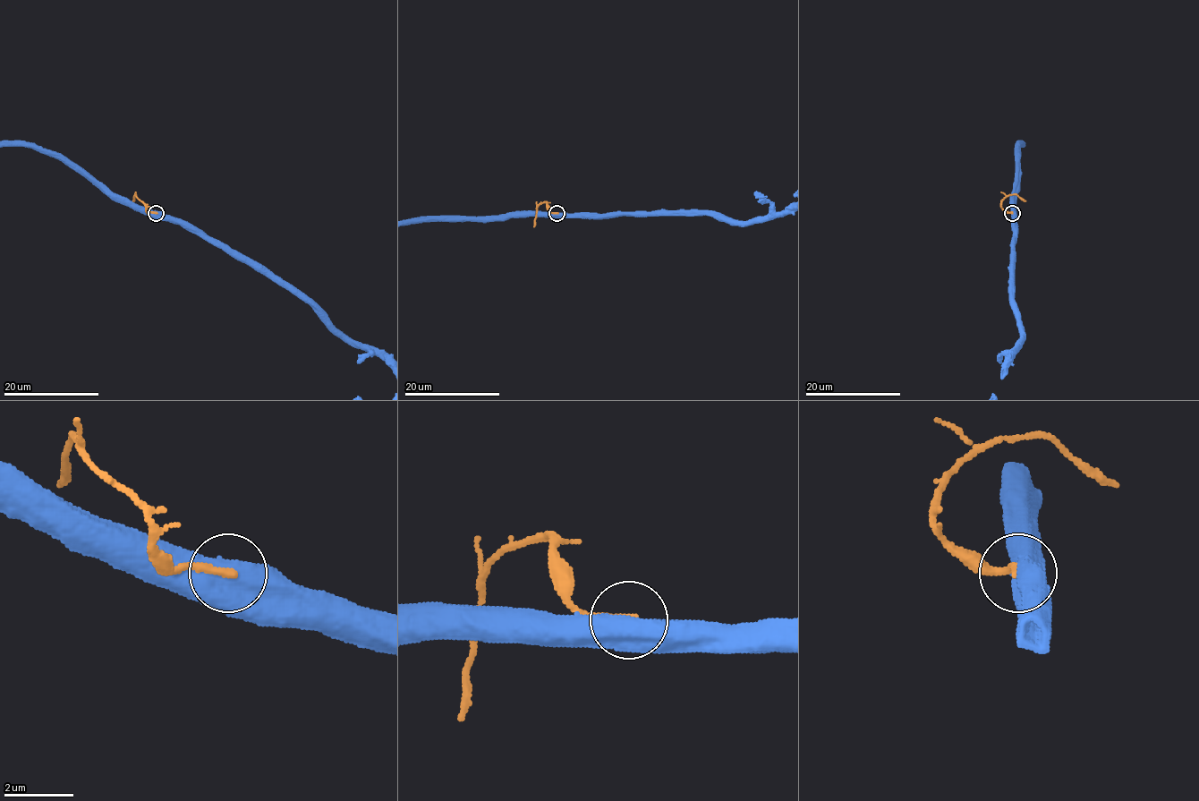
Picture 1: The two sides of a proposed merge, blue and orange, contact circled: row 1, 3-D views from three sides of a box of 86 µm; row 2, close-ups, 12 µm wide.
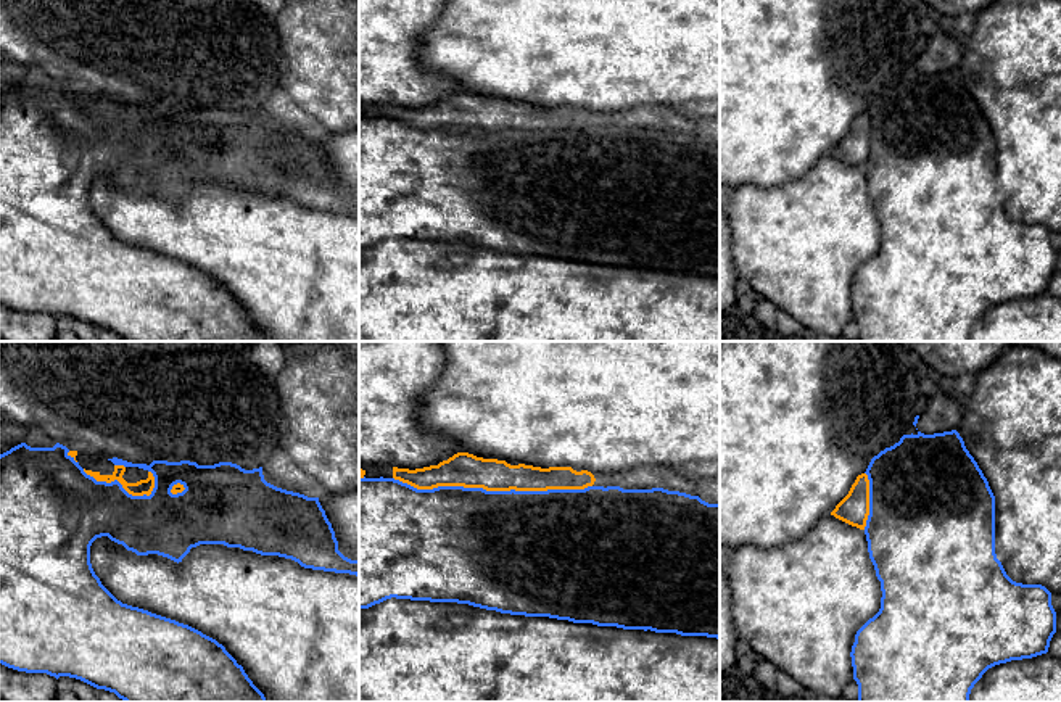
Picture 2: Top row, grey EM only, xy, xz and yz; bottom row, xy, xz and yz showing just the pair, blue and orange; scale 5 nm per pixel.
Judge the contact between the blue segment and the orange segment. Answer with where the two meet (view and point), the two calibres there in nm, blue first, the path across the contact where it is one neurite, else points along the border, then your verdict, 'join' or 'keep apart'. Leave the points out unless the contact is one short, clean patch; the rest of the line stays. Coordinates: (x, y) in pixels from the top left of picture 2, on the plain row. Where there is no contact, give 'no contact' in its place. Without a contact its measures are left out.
xz (493, 131) | 500/170 nm | keep apart

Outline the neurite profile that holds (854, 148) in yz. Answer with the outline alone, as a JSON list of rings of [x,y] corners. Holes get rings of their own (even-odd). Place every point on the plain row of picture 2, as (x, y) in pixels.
[[[866,113],[857,116],[848,134],[836,145],[831,155],[865,169],[869,155],[869,119]]]

